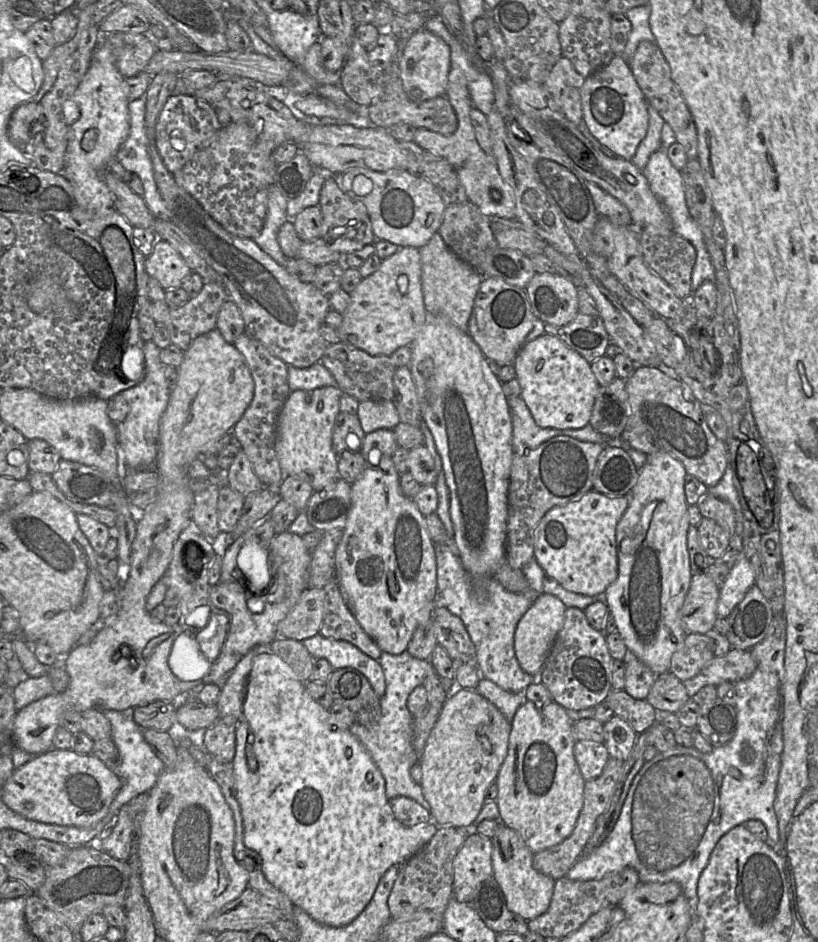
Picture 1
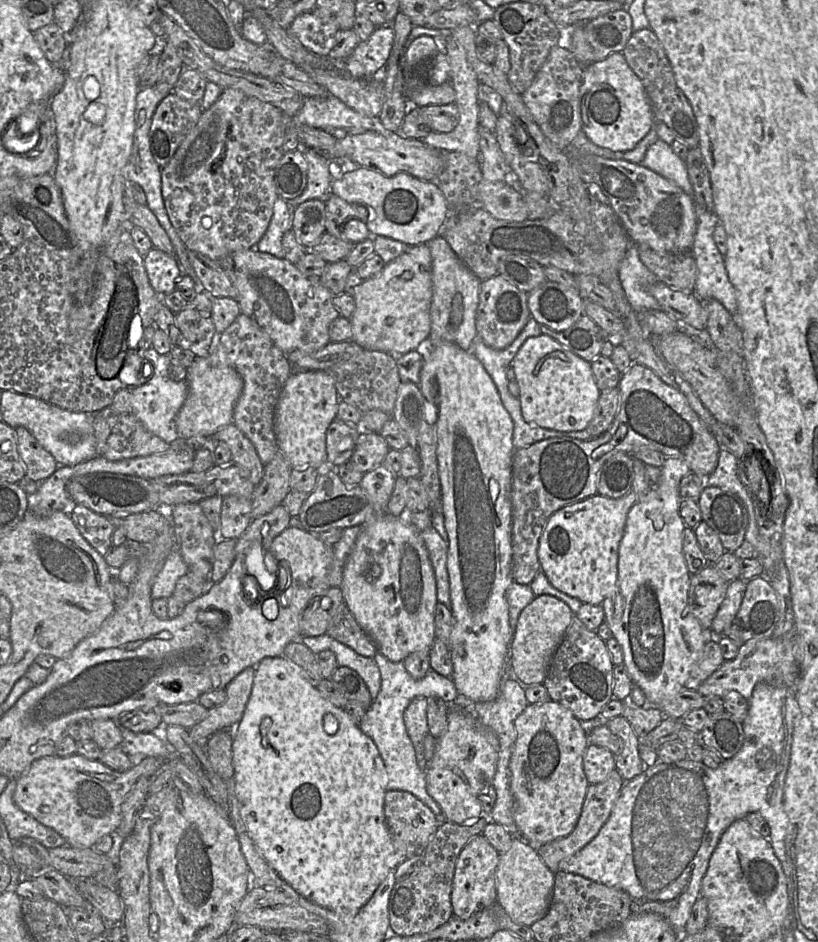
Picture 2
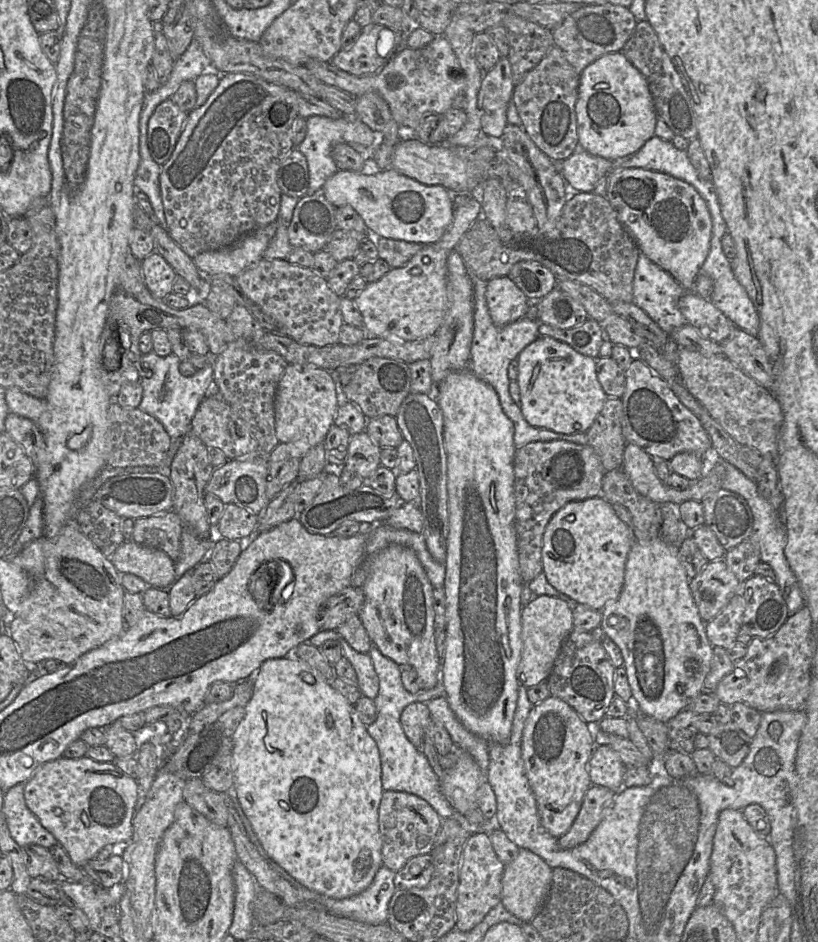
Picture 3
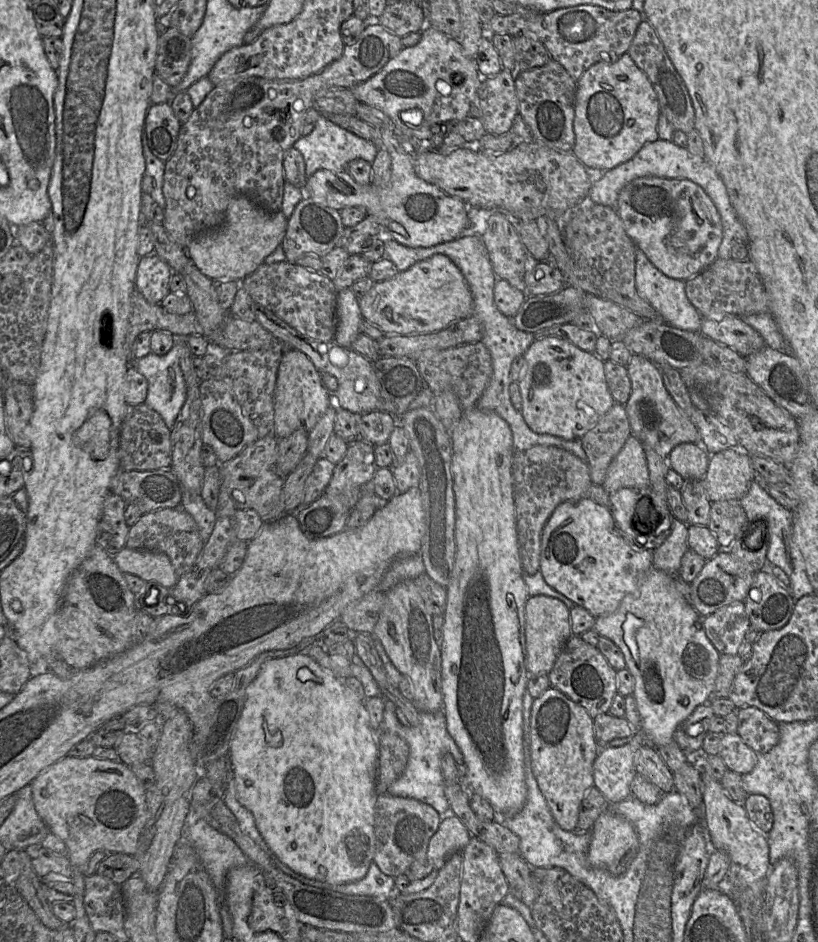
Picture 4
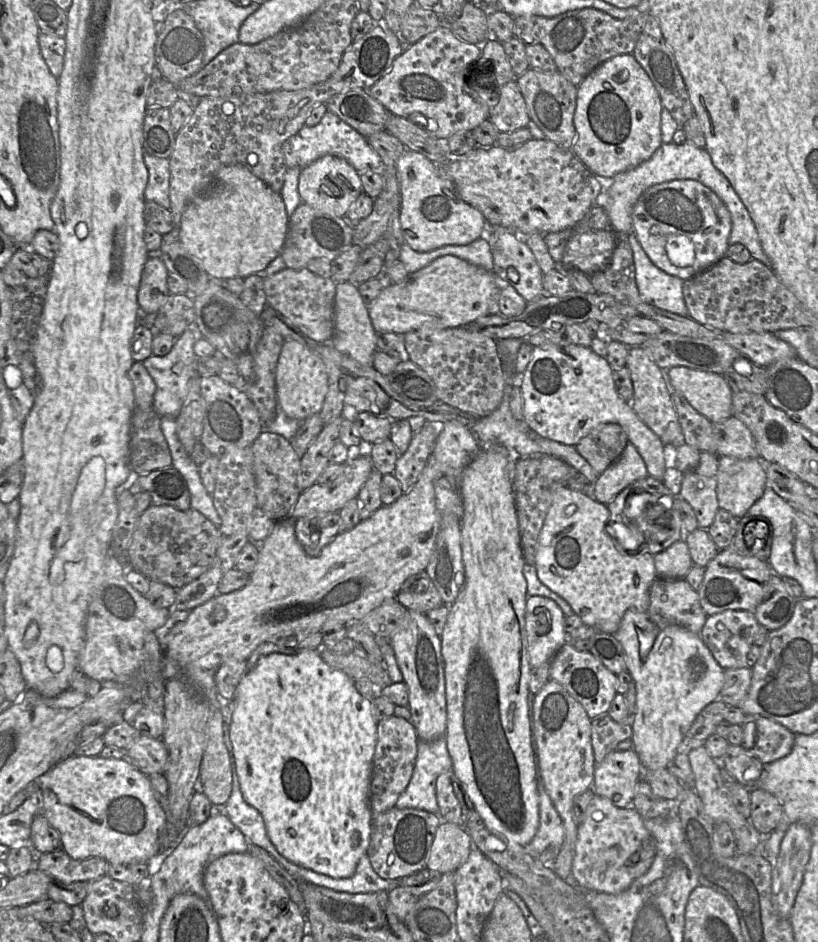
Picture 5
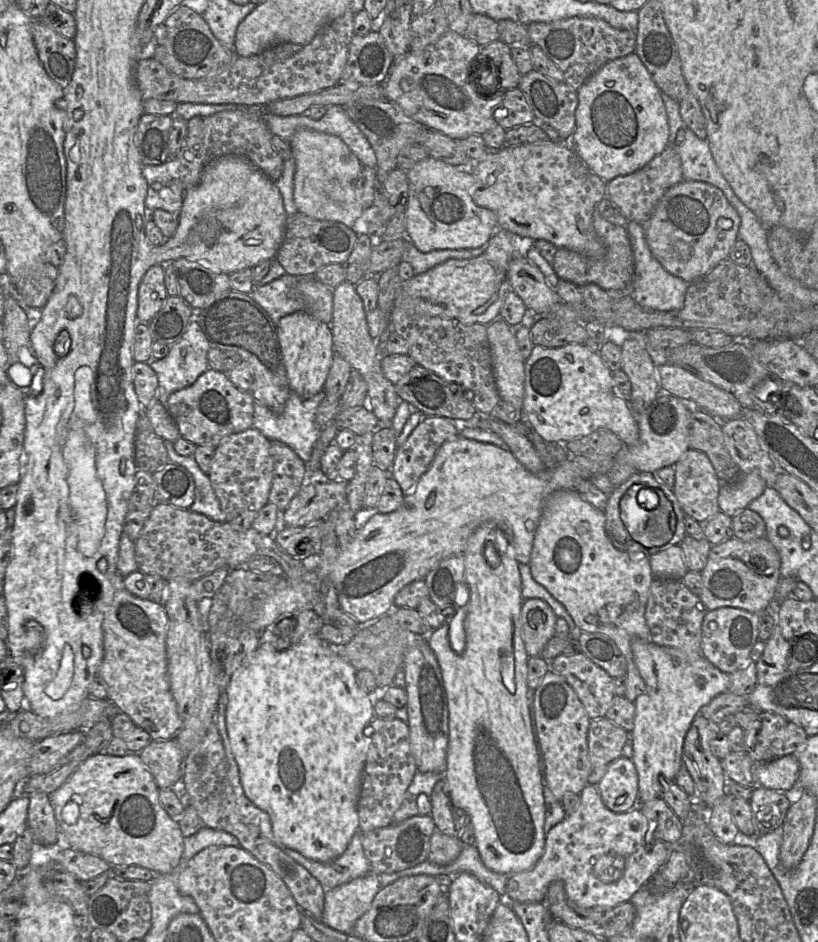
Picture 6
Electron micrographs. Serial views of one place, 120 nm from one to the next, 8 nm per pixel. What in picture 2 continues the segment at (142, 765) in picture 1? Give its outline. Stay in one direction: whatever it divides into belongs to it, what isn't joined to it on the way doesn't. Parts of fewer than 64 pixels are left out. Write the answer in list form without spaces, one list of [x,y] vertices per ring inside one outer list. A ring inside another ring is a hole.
[[[120,728],[122,743],[120,748],[129,756],[132,765],[146,757],[163,758],[165,761],[175,756],[175,752],[169,744],[149,733],[135,733],[125,728]]]

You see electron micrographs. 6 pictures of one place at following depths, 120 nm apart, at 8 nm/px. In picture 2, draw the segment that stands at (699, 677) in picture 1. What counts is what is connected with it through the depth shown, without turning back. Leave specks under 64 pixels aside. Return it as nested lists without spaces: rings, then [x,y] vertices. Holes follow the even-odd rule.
[[[787,632],[782,637],[751,639],[740,644],[738,655],[723,664],[708,677],[697,689],[702,696],[723,697],[730,691],[736,691],[747,700],[758,683],[776,687],[796,689],[801,673],[794,654],[795,632]]]

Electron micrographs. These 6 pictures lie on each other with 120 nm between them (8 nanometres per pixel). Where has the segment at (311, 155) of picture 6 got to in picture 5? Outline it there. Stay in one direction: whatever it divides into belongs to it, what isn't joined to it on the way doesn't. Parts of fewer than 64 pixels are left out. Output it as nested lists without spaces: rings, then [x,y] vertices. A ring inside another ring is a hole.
[[[325,155],[301,169],[298,191],[303,203],[337,217],[345,218],[346,212],[363,192],[360,173],[345,159]]]

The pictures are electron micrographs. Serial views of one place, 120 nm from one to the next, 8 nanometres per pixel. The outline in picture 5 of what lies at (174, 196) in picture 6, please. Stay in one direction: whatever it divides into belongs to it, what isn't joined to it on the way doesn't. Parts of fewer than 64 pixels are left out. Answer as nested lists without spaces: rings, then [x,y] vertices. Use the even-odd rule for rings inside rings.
[[[143,150],[143,161],[148,170],[148,182],[144,190],[145,200],[155,202],[169,209],[169,158],[154,157]]]

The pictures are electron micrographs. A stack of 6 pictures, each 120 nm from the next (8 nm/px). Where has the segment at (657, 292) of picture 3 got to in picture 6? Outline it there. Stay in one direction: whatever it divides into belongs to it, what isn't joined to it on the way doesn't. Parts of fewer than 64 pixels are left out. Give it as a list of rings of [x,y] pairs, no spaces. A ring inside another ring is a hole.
[[[629,222],[627,232],[634,257],[634,281],[629,289],[631,295],[641,306],[656,311],[678,311],[684,306],[688,283],[672,275],[652,255],[645,237],[643,224]]]

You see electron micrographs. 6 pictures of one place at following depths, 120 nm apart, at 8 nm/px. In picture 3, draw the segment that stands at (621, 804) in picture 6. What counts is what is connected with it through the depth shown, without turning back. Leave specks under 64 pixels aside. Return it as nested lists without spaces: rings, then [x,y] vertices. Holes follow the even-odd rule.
[[[596,745],[587,763],[592,784],[607,787],[615,792],[623,786],[626,765],[609,745]]]

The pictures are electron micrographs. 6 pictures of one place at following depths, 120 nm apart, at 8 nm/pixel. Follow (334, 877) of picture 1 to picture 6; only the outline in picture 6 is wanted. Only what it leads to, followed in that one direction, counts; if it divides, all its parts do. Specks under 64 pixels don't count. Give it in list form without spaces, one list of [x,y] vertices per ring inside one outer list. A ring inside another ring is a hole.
[[[316,634],[304,636],[297,644],[285,651],[278,651],[269,643],[259,645],[234,671],[225,689],[227,696],[226,729],[246,797],[269,815],[273,834],[277,840],[298,851],[306,858],[318,862],[329,862],[341,856],[347,849],[352,837],[359,831],[357,802],[361,773],[368,751],[369,734],[371,733],[370,723],[375,717],[374,700],[377,696],[370,696],[359,687],[356,672],[351,664],[340,657]]]

